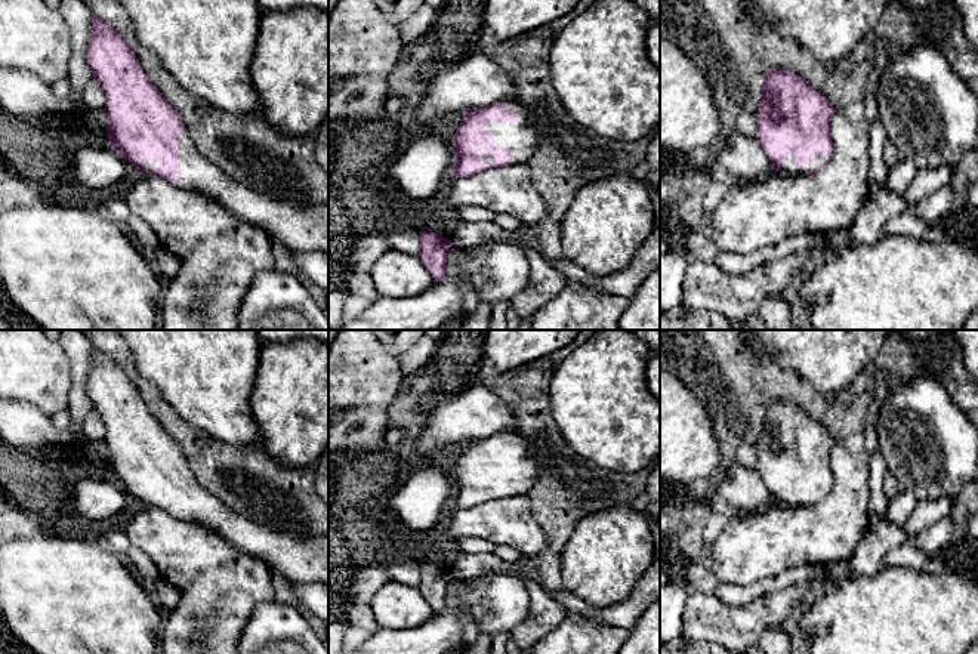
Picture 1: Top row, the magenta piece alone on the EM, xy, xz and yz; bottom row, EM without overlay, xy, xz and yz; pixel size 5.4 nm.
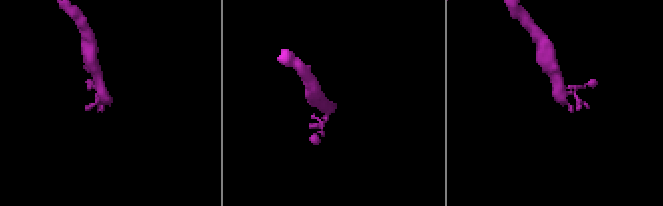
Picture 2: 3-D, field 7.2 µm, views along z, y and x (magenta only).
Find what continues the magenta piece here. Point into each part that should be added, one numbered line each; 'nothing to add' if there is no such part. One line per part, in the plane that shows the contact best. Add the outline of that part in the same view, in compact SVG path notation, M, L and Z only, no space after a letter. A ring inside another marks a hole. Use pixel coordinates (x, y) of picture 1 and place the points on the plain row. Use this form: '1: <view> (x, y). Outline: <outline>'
1: xz (521, 468). Outline: M502 432L505 441L512 441L521 447L515 454L491 454L485 462L494 468L496 479L510 479L512 481L512 494L522 496L527 494L536 479L540 475L540 466L530 453L528 445L522 438L516 438L513 432Z

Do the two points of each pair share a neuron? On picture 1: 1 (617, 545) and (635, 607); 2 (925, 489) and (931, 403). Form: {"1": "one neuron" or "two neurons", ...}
{"1": "two neurons", "2": "one neuron"}

